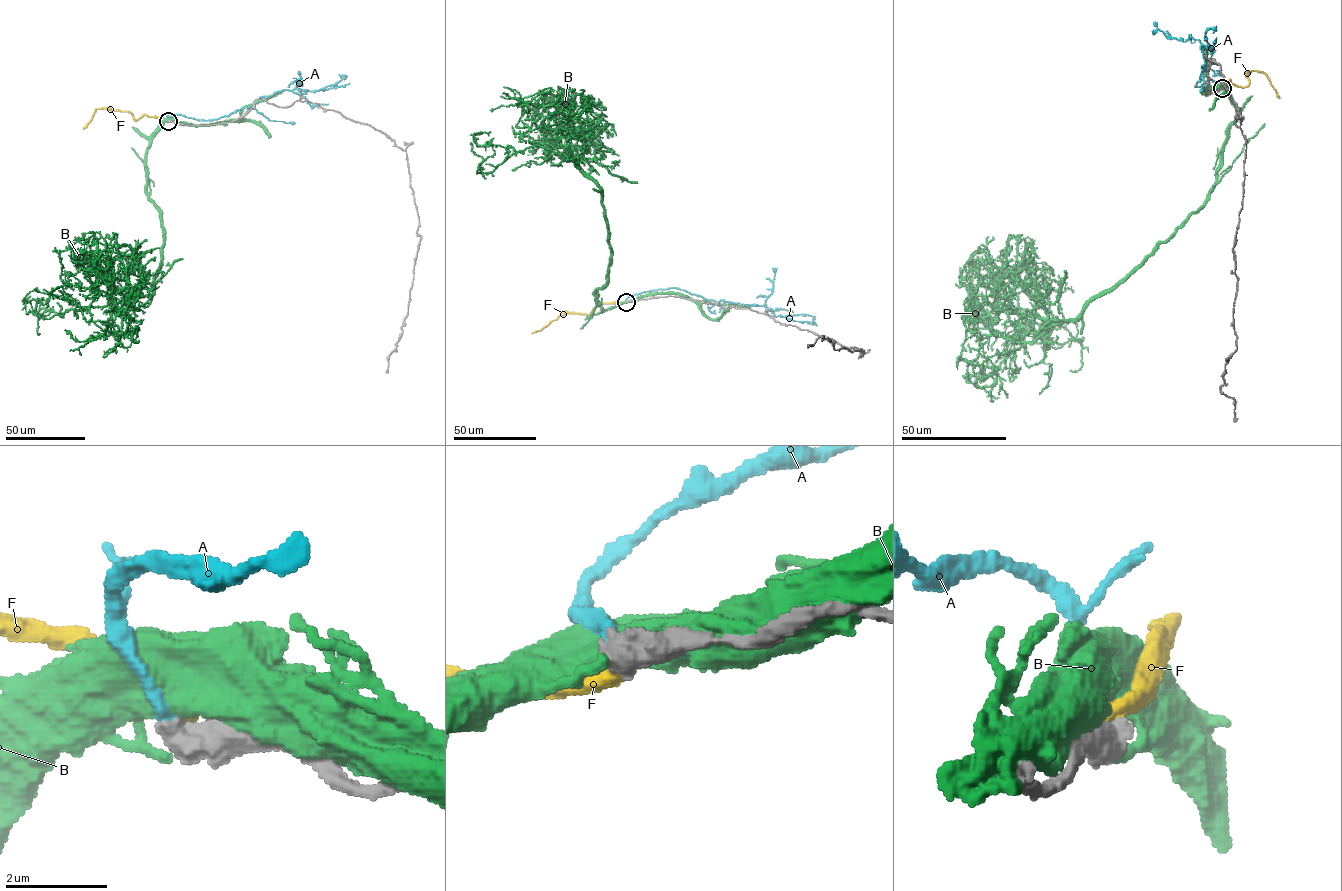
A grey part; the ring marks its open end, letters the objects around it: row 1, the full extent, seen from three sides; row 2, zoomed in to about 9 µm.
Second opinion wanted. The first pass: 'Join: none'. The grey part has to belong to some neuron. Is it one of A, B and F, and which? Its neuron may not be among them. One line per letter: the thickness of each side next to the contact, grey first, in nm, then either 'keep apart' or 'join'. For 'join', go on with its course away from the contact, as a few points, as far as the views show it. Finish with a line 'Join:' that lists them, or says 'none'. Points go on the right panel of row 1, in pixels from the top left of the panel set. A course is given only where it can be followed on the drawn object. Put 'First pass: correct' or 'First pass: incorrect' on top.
First pass: correct
A: 650/320 nm | keep apart
B: 440/850 nm | keep apart
F: 700/360 nm | keep apart
Join: none

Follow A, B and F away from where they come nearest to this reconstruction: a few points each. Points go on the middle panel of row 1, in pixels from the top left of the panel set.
A: (626, 301), (647, 291), (678, 288), (721, 304), (765, 306), (776, 316), (810, 315), (812, 322), (807, 323)
B: (629, 301), (604, 310), (593, 294), (611, 252), (600, 188), (573, 152), (570, 99), (548, 87), (492, 111)
F: (627, 302), (599, 304), (588, 317), (564, 313), (532, 333)

